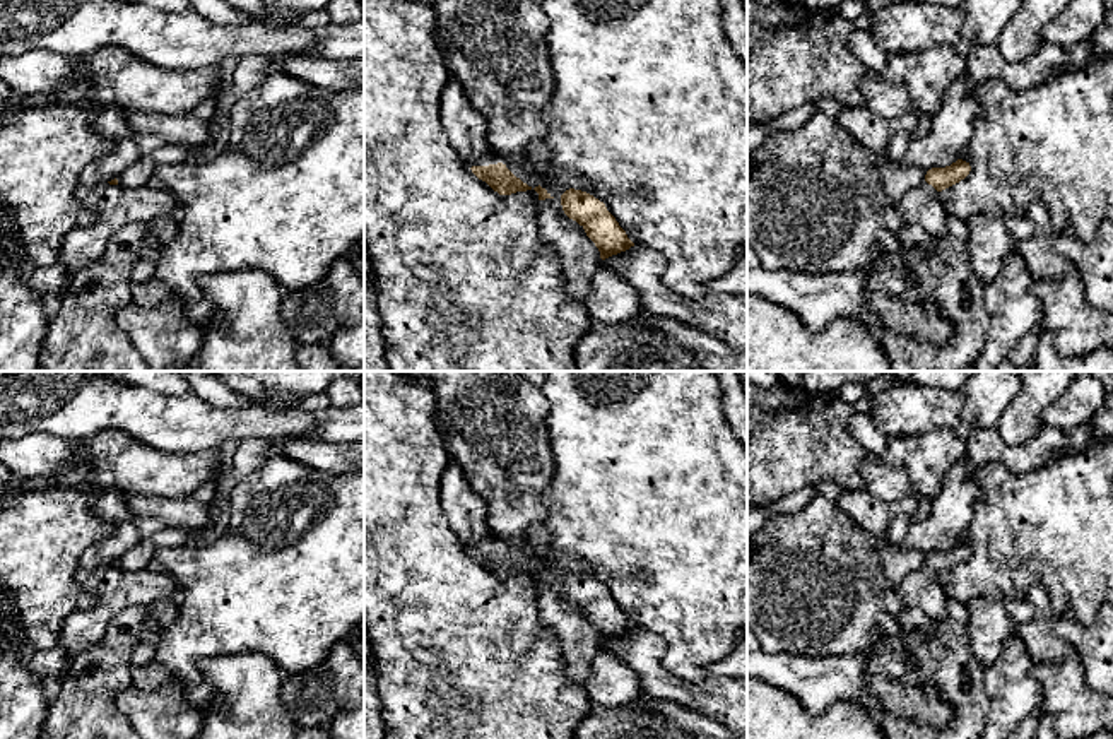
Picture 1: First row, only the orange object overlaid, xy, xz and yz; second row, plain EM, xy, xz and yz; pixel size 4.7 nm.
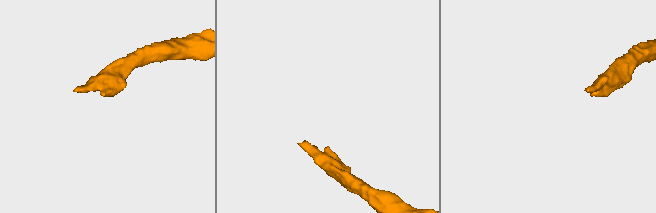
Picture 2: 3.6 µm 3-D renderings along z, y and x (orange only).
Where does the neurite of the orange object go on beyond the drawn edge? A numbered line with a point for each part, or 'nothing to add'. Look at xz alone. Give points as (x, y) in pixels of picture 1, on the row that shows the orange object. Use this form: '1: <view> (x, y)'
1: xz (532, 173)

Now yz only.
1: yz (920, 206)

